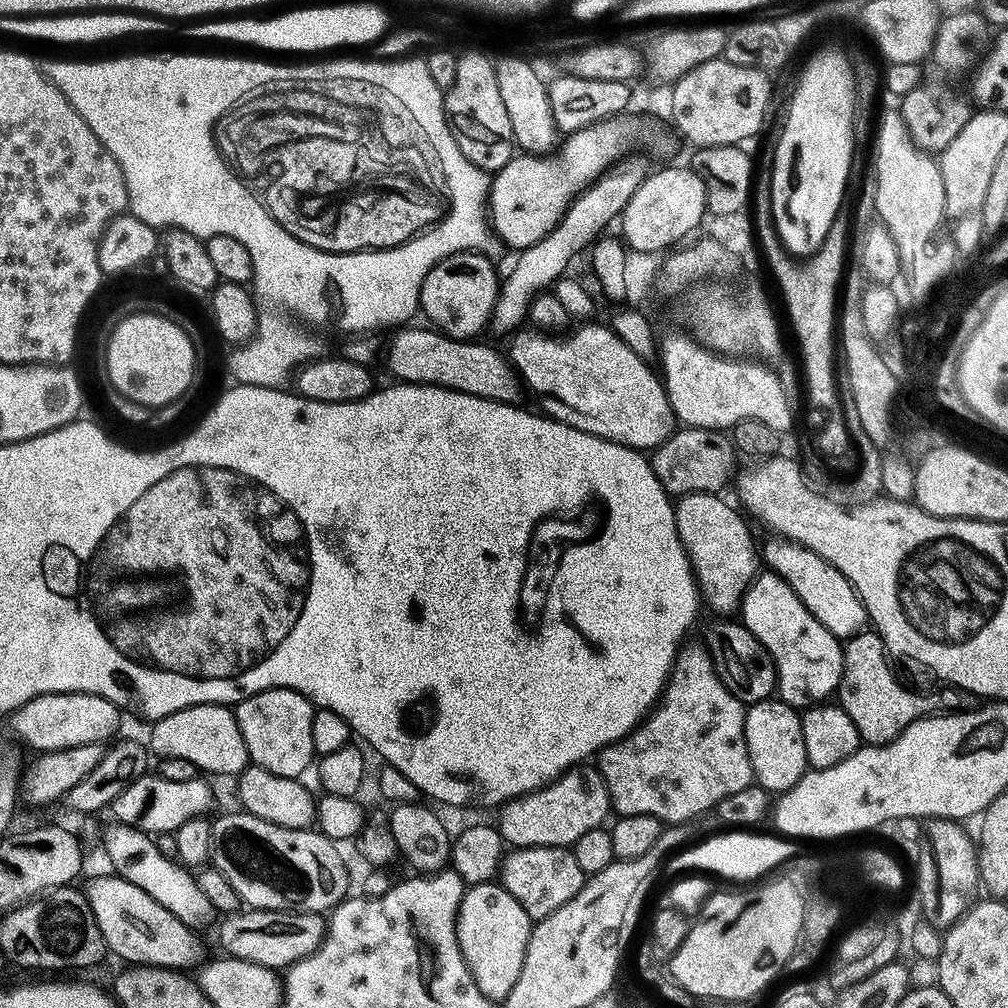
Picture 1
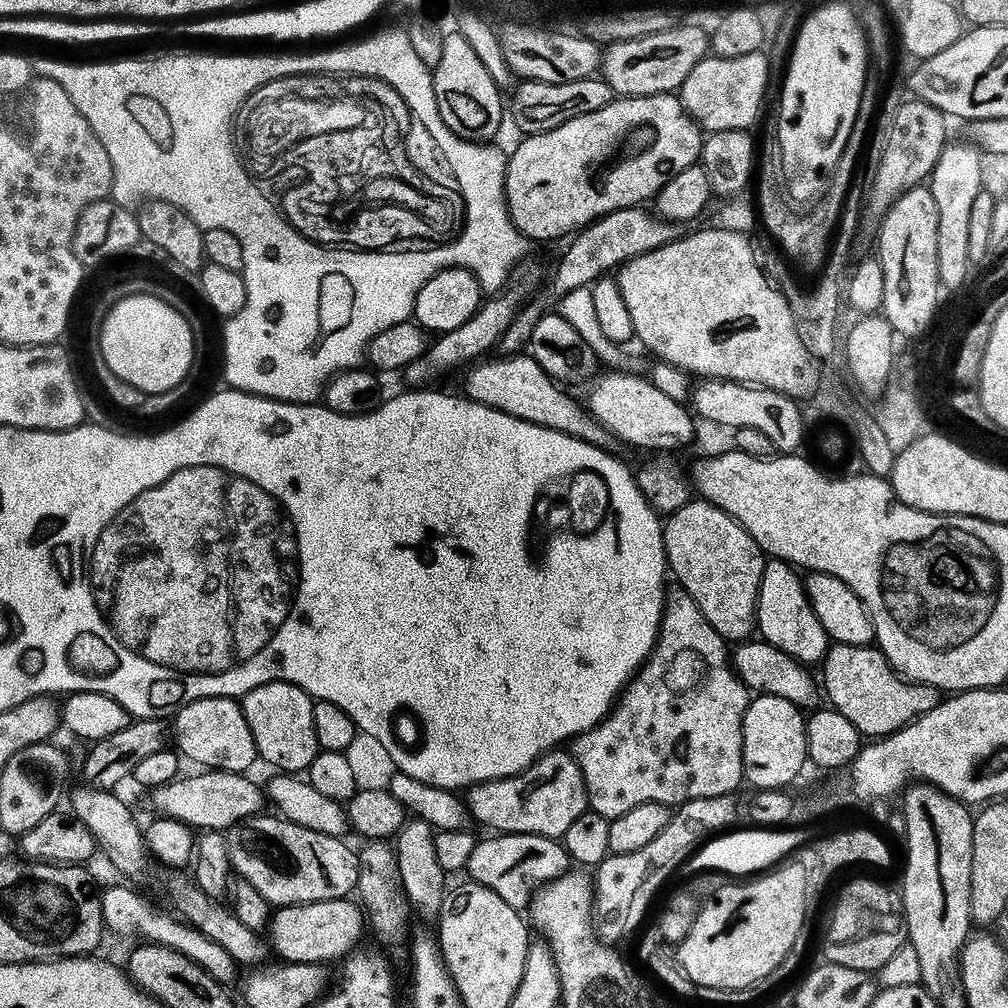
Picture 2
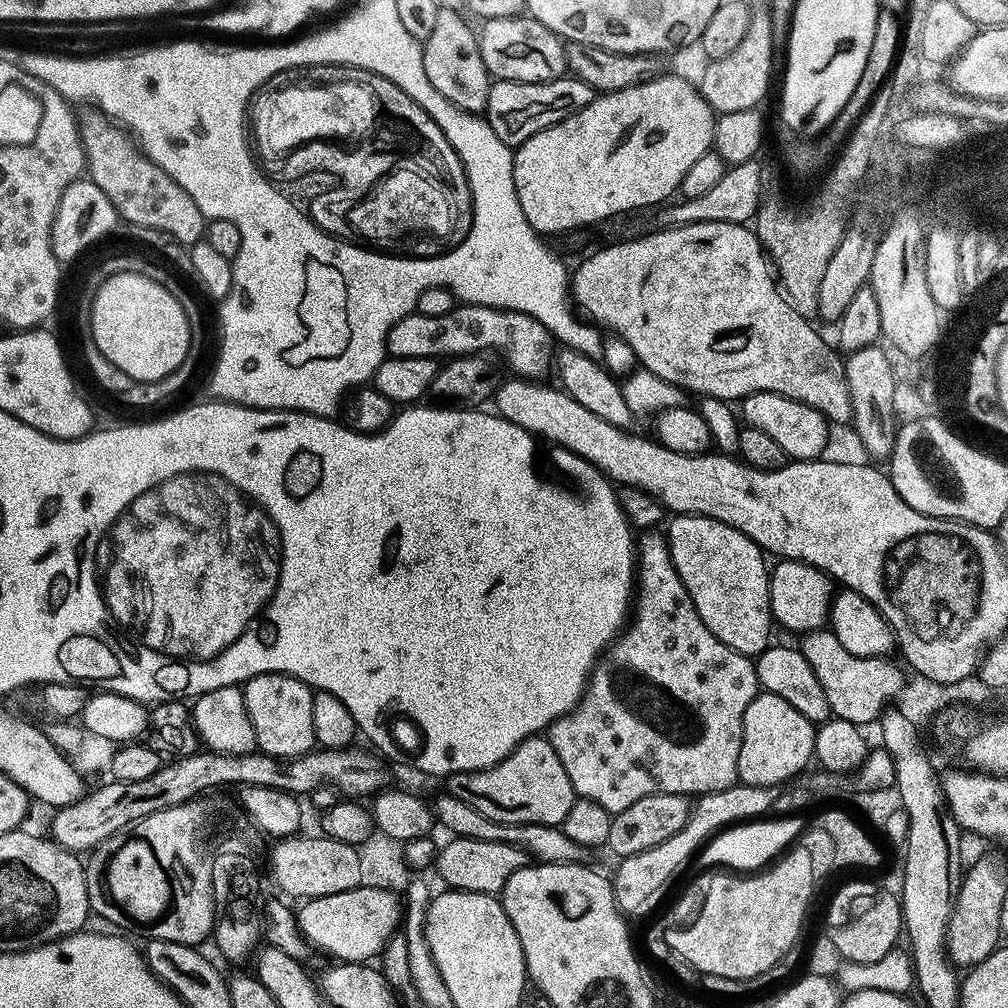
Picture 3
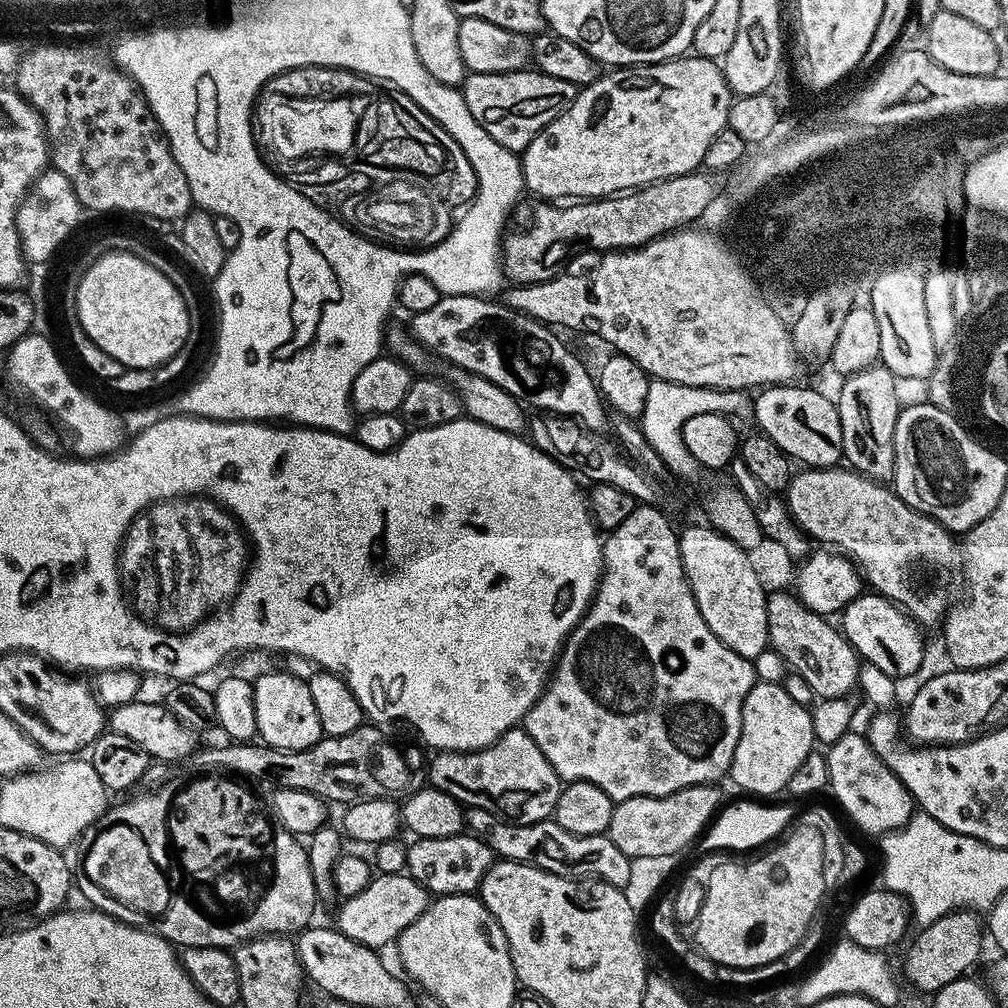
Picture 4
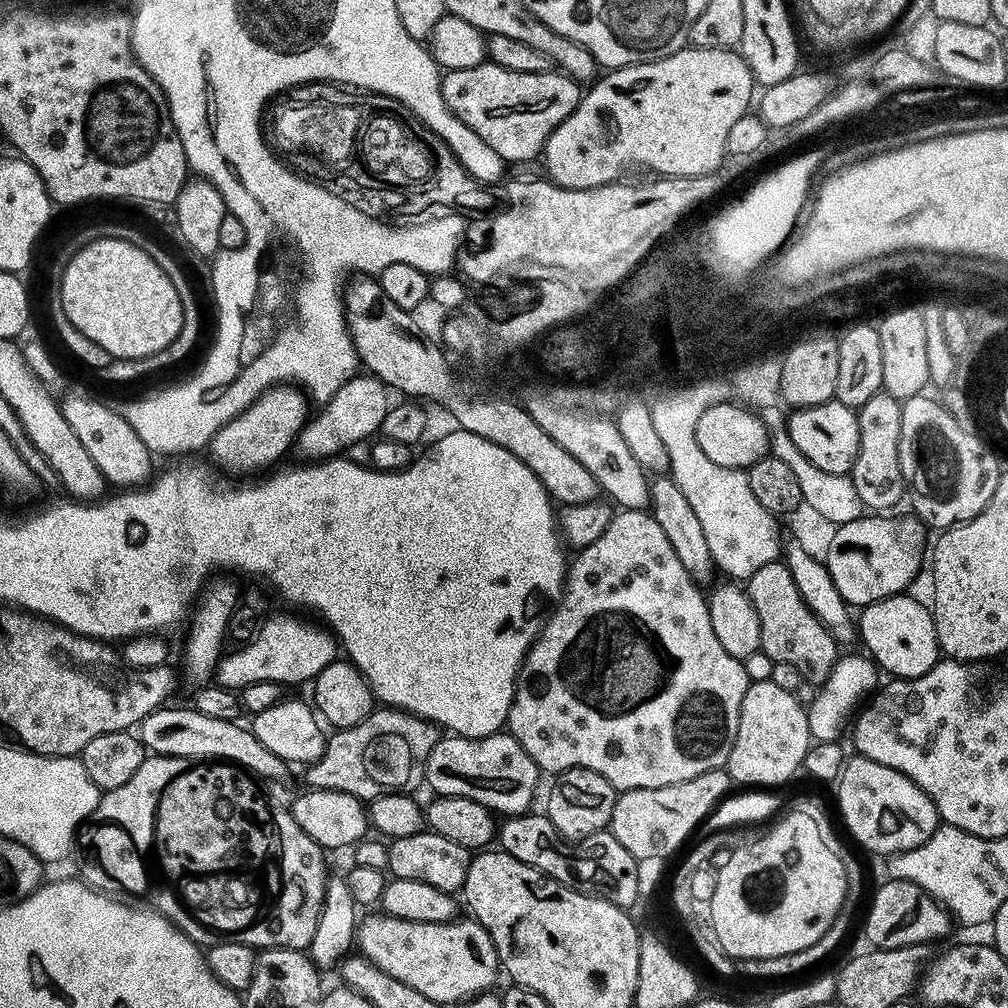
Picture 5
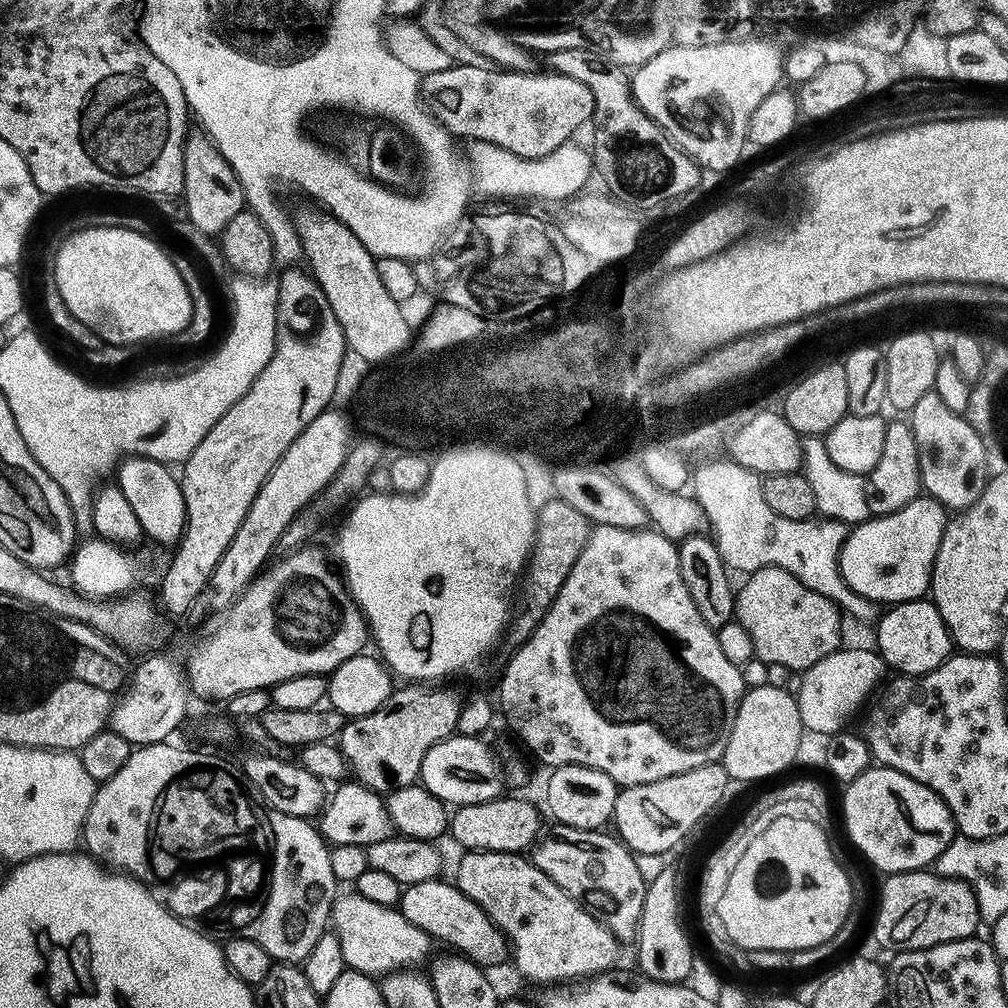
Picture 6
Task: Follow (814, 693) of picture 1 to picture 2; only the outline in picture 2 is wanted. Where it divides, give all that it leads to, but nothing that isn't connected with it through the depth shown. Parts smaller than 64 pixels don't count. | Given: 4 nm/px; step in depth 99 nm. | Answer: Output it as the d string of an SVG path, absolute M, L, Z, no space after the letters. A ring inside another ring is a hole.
M772 558L764 565L756 603L756 626L765 642L805 666L819 665L830 647L826 630L822 630L822 622L818 622L818 614L814 614L804 592L801 573L785 560Z

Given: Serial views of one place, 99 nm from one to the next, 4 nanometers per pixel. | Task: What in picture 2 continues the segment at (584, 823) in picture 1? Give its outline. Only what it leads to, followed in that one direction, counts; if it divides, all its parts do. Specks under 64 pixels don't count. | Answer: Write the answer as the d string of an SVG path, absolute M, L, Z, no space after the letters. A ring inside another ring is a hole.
M568 750L546 752L526 770L510 778L473 784L467 789L466 803L471 819L492 828L488 830L493 833L525 832L553 838L563 838L566 829L583 812L589 811L588 791L582 770Z

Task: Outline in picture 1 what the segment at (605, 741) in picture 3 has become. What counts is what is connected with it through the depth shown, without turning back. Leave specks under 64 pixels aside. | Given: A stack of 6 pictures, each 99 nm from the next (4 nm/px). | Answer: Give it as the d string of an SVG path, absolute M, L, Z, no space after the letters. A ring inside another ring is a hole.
M691 642L685 643L680 651L676 653L676 661L672 664L672 673L668 675L668 682L660 694L659 700L649 711L648 715L641 719L640 723L632 729L628 735L621 738L618 742L607 744L598 754L598 770L608 787L608 793L612 799L611 811L617 817L633 816L634 814L650 814L660 820L661 825L671 826L674 824L687 825L688 820L695 816L700 816L703 812L711 813L716 805L721 804L730 794L738 794L738 790L746 790L753 783L752 767L750 758L746 750L746 738L744 737L744 714L746 706L740 701L739 696L735 696L716 673L716 666L712 663L712 657L707 651L695 648Z

